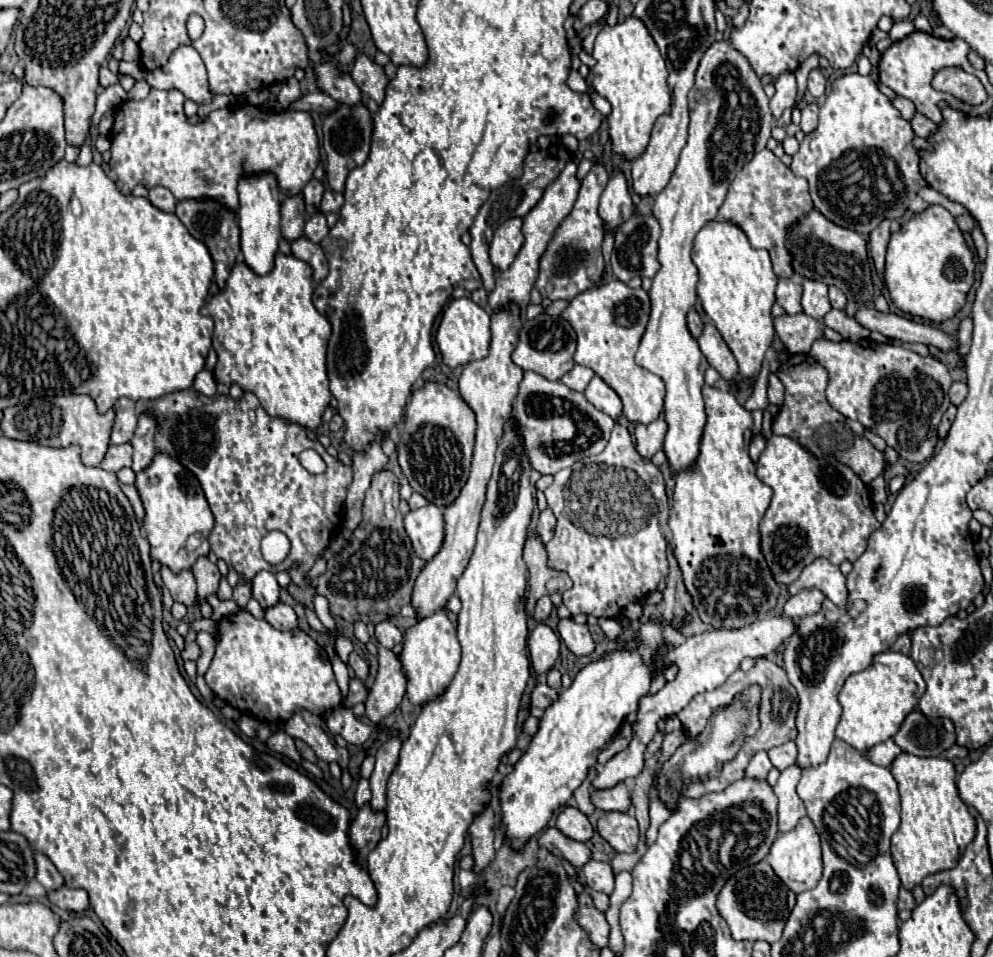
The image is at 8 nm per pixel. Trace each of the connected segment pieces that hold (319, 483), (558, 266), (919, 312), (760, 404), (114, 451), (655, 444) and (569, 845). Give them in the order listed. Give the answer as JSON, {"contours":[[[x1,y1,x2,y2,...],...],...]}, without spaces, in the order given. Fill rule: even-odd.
{"contours":[[[184,389,184,391,174,391,174,393,170,393,170,395,164,395,164,397,160,397,160,399,154,399,154,401,146,401,146,403,144,403,144,411,148,411,148,413,156,419,156,435,154,435,156,451,174,457,180,465,184,465,190,473,194,473,196,479,198,479,200,485,202,485,202,491,204,491,204,495,206,495,206,501,208,501,208,505,210,505,210,509,212,509,212,513,214,513,214,519,216,519,216,525,214,525,214,529,212,529,212,533,210,533,210,539,208,539,210,545,212,545,212,551,216,553,216,557,218,557,218,559,224,559,224,561,242,577,242,581,246,581,246,583,250,583,252,577,254,577,258,571,264,571,264,569,266,569,266,571,272,571,272,573,288,571,294,585,298,585,298,587,302,587,302,589,304,589,304,587,310,587,312,583,310,583,310,579,308,579,308,571,312,569,312,565,316,563,316,559,328,549,330,541,340,533,340,527,342,527,342,513,340,513,340,511,342,511,342,507,344,507,346,489,348,489,348,485,352,483,352,465,344,465,344,463,340,463,338,459,330,457,328,451,326,451,320,443,314,443,314,441,310,441,310,439,306,437,306,429,302,429,300,425,284,423,282,419,270,417,270,415,262,409,262,405,260,405,260,401,256,399,254,393,244,393,240,399,232,399,230,395,220,395,220,393,216,393,216,395,212,395,212,397,206,397,206,395,202,395,202,393,194,391,194,389],[304,449,314,449,314,451,324,459,324,463,326,463,326,473,322,473,322,475,312,475,312,473,308,473,308,471,300,465,298,455,300,455,300,451,304,451],[270,531,282,531,282,533,286,533,286,537,290,539,290,545,292,545,290,555,288,555,280,565,268,565,268,563,264,561,262,553,260,553,260,541,262,541,262,537,264,537,266,533,270,533],[294,561,300,561,300,567,298,567,298,569,290,569]],[[596,163,588,175,582,179,582,187,578,199,570,211,570,215,558,225,544,255,540,257,540,273,536,279,536,289,542,297,552,301,564,299,570,301,578,293,596,287,602,281,604,273,604,257,602,257,602,241,604,241,604,221,598,215,598,199,608,183,606,169]],[[928,205,922,213,904,223,900,233,890,237,884,281,890,299,900,311,942,323,964,307,968,291,974,285,974,269,974,253,966,245,956,219,944,207]],[[764,360,761,371,755,383,753,393,744,404,744,407,750,412,757,409,765,410,765,407,769,405,767,398,769,368,769,362]],[[110,445,100,467,104,471,120,471,122,467,132,467,132,445]],[[664,411,650,425,638,425,636,431,634,431,634,435,636,435,636,451,644,459,652,459,652,455,662,447,662,441,666,437]],[[550,827,550,829,542,831,538,843,540,843,540,847,544,847,544,849,548,849,552,855,568,861,568,863,570,863,572,867,576,867,576,869,584,867,584,865,590,861,590,855,592,855,590,849,588,849,584,843,574,841,574,839,562,835,556,827]]]}

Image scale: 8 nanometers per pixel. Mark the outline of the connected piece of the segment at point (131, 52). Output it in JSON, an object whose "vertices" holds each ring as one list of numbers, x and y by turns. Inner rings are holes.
{"vertices":[[126,37,124,39,124,61,136,61,140,57,140,51,138,51,138,45,130,39,130,37]]}

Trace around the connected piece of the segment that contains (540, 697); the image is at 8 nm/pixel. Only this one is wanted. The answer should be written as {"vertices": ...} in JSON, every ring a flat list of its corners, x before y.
{"vertices":[[538,683,538,685,532,689,532,693,530,693,530,703,532,703,534,707,546,709,546,707,554,701,554,697,558,697,558,693,556,693,552,687,548,687,546,683]]}

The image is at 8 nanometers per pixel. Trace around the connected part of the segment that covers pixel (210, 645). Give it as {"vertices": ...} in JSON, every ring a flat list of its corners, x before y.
{"vertices":[[198,631,198,645,202,649,200,653,200,659,198,659,198,675,204,675,212,657,214,657,214,651,216,651,216,637,212,633,206,633,206,631]]}

